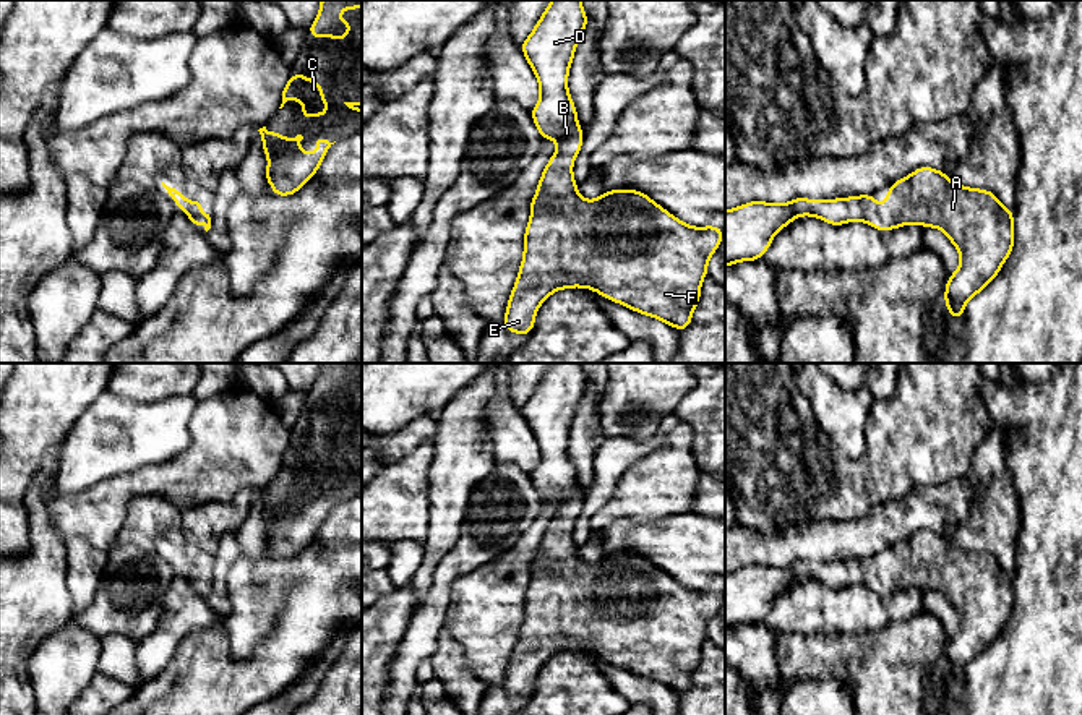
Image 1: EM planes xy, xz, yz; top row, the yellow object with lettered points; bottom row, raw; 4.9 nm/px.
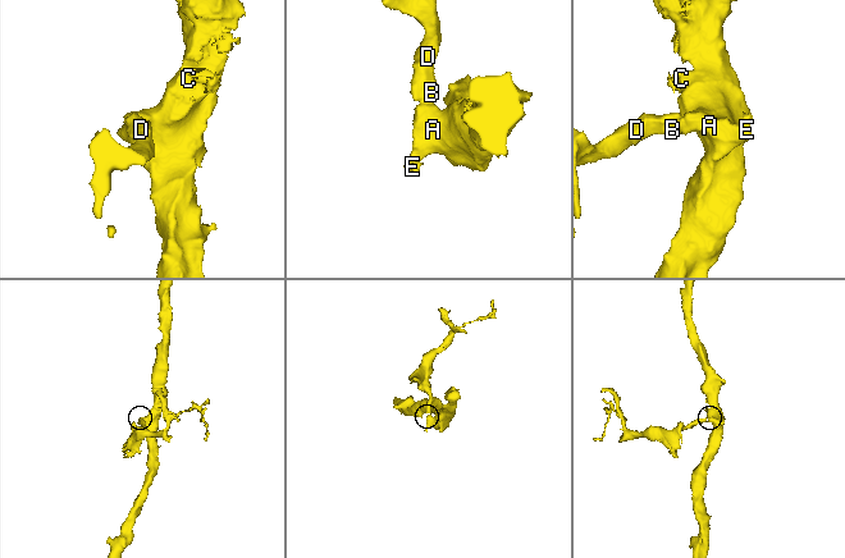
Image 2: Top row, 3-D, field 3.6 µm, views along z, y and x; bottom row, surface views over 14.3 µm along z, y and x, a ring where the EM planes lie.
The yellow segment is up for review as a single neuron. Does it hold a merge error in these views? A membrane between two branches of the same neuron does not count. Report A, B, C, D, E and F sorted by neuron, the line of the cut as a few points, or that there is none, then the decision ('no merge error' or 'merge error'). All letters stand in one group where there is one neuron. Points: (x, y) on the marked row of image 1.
A B C D E F; no cut; no merge error

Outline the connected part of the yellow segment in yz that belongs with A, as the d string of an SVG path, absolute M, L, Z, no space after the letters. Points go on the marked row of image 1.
M920 167L908 177L894 182L882 204L886 209L879 214L874 196L861 195L831 201L795 198L787 204L753 201L725 211L725 268L738 261L761 259L775 232L787 227L798 216L814 216L835 227L861 220L882 232L907 224L936 227L949 237L962 258L959 269L947 277L944 300L949 316L964 319L965 303L996 277L1012 251L1014 211L1004 208L994 193L962 186L949 180L942 170L931 167Z

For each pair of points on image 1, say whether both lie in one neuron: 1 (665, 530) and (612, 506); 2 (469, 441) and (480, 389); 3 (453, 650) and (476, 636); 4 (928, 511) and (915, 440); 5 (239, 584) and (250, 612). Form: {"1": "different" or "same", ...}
{"1": "different", "2": "same", "3": "different", "4": "different", "5": "same"}

